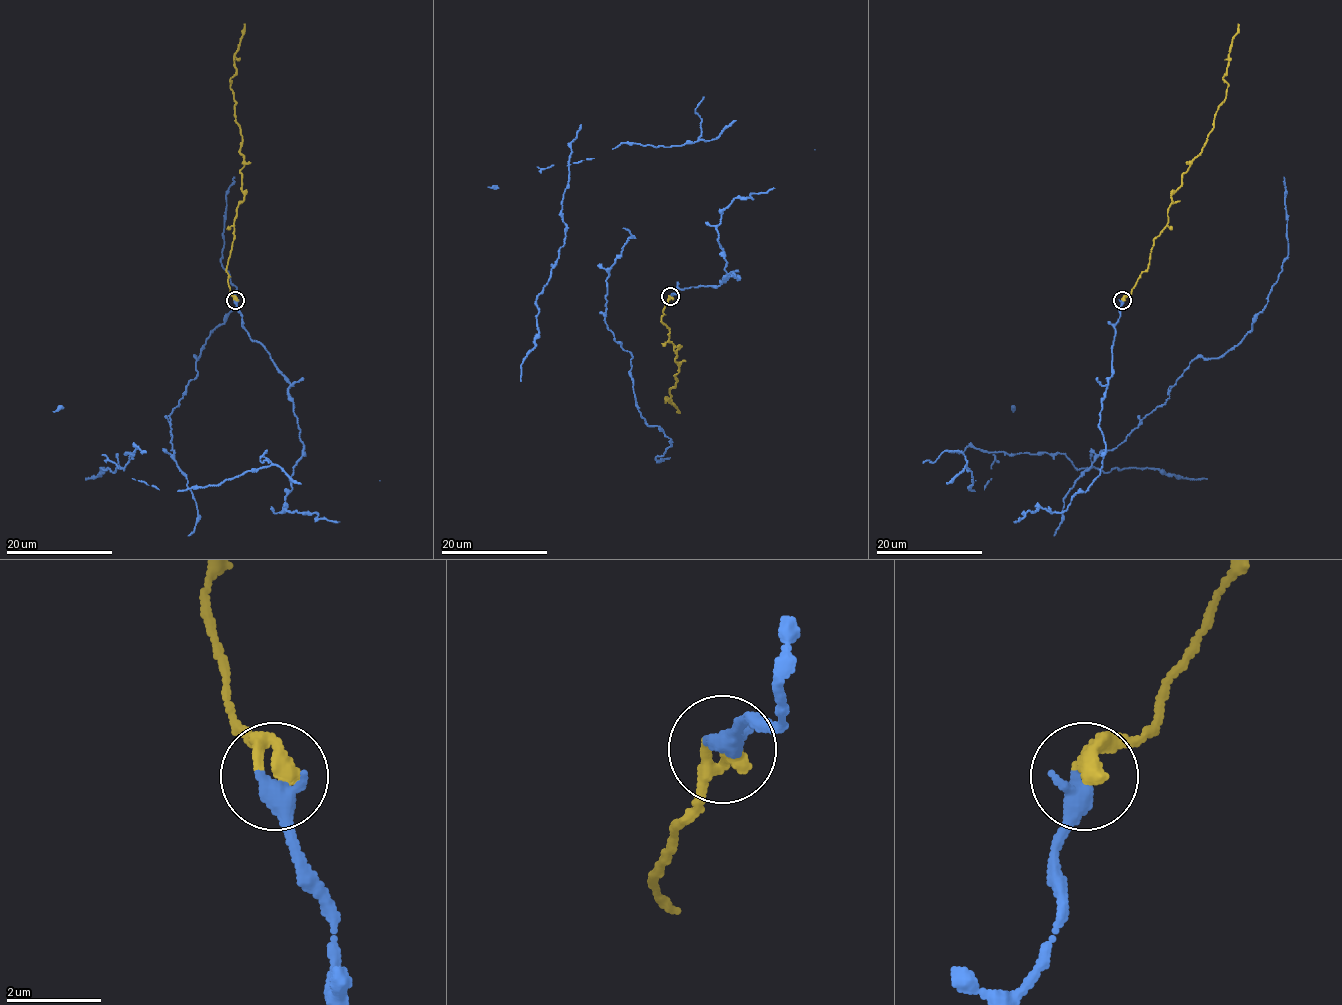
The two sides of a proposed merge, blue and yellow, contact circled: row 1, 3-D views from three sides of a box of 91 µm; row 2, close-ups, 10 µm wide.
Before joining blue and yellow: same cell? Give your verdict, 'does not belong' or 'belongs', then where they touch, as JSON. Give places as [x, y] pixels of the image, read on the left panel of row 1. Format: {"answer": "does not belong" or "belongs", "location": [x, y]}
{"answer": "belongs", "location": [235, 300]}

